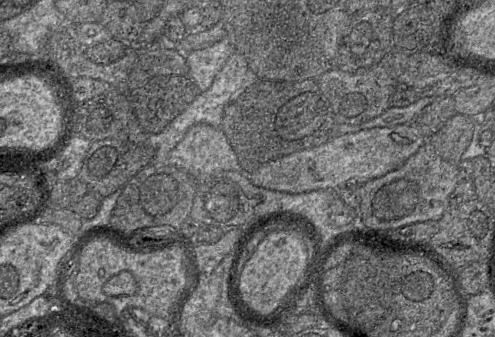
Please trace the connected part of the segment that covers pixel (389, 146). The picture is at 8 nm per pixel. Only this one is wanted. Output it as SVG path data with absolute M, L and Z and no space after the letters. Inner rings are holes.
M412 124L364 129L336 135L319 146L268 161L248 177L255 186L290 194L333 190L345 182L364 184L401 167L425 142L427 138Z

